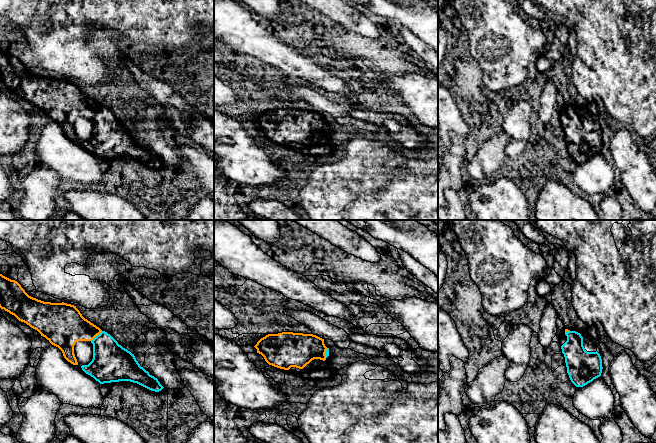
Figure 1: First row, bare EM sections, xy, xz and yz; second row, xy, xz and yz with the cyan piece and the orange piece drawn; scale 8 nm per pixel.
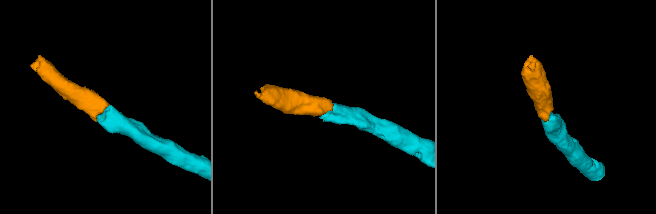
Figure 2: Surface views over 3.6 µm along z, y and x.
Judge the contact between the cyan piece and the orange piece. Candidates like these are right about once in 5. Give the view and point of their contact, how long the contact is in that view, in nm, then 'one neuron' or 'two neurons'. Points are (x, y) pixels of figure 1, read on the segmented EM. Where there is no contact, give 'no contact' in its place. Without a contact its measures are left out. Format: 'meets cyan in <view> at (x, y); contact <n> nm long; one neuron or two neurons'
meets cyan in xy at (96, 336); contact 130 nm long; one neuron

